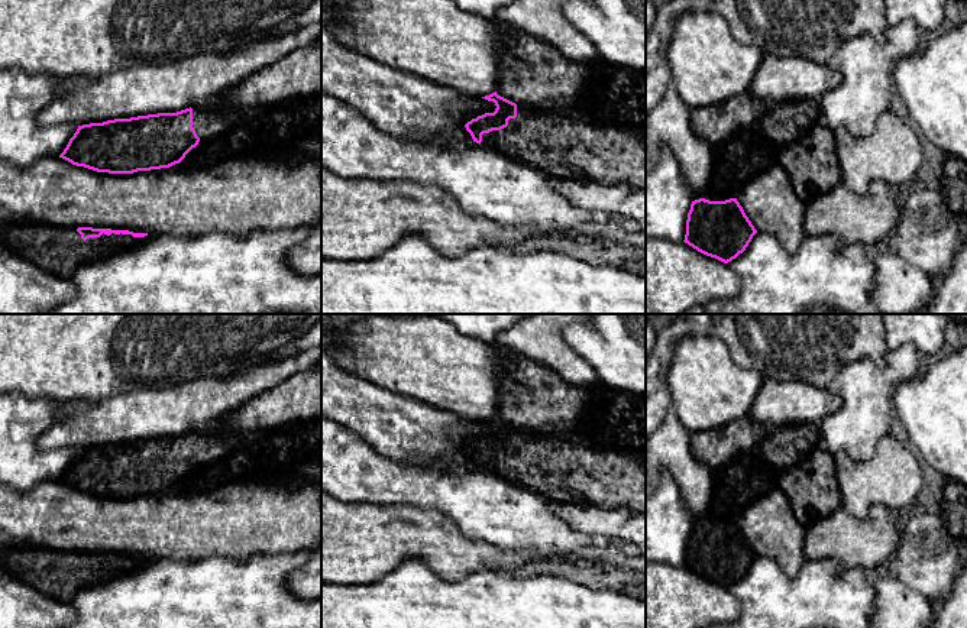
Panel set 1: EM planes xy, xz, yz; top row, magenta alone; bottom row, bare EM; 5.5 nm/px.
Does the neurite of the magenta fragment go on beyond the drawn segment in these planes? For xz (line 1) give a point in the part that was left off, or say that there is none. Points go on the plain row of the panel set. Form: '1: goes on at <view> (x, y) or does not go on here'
1: goes on at xz (559, 470)

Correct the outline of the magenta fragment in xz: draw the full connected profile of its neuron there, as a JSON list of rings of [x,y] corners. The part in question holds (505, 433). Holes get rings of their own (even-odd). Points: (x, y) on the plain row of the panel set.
[[[497,415],[482,423],[494,425],[497,433],[465,449],[473,466],[523,485],[550,502],[595,505],[607,509],[627,506],[646,512],[646,466],[637,459],[589,449],[585,444],[566,441],[560,436],[515,428]]]

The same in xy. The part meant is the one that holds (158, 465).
[[[211,425],[177,437],[83,449],[59,482],[109,498],[169,492],[200,466],[224,459],[240,436],[230,428]]]

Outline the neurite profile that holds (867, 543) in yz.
[[[871,505],[864,519],[840,506],[806,528],[803,554],[808,560],[835,559],[847,569],[871,573],[893,559],[900,531],[898,512],[884,505]]]

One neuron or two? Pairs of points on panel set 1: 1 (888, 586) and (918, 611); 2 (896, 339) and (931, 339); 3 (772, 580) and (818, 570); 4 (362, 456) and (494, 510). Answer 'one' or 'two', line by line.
1: one
2: one
3: one
4: one

